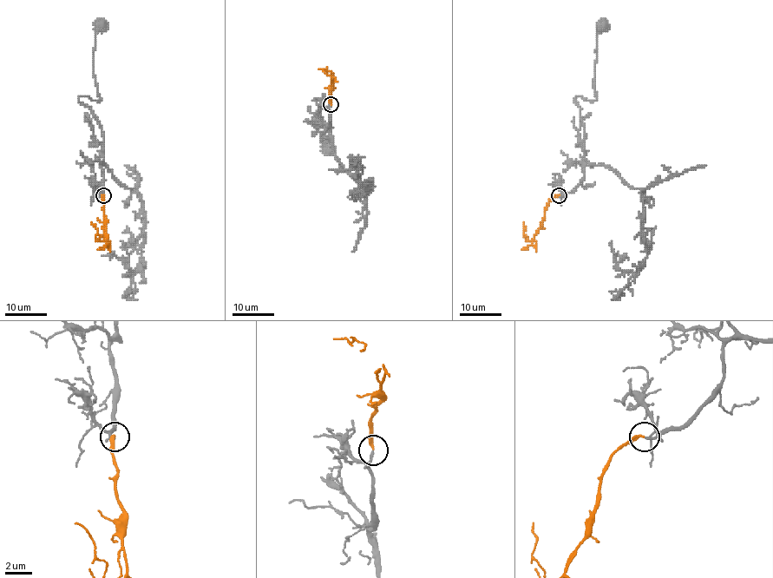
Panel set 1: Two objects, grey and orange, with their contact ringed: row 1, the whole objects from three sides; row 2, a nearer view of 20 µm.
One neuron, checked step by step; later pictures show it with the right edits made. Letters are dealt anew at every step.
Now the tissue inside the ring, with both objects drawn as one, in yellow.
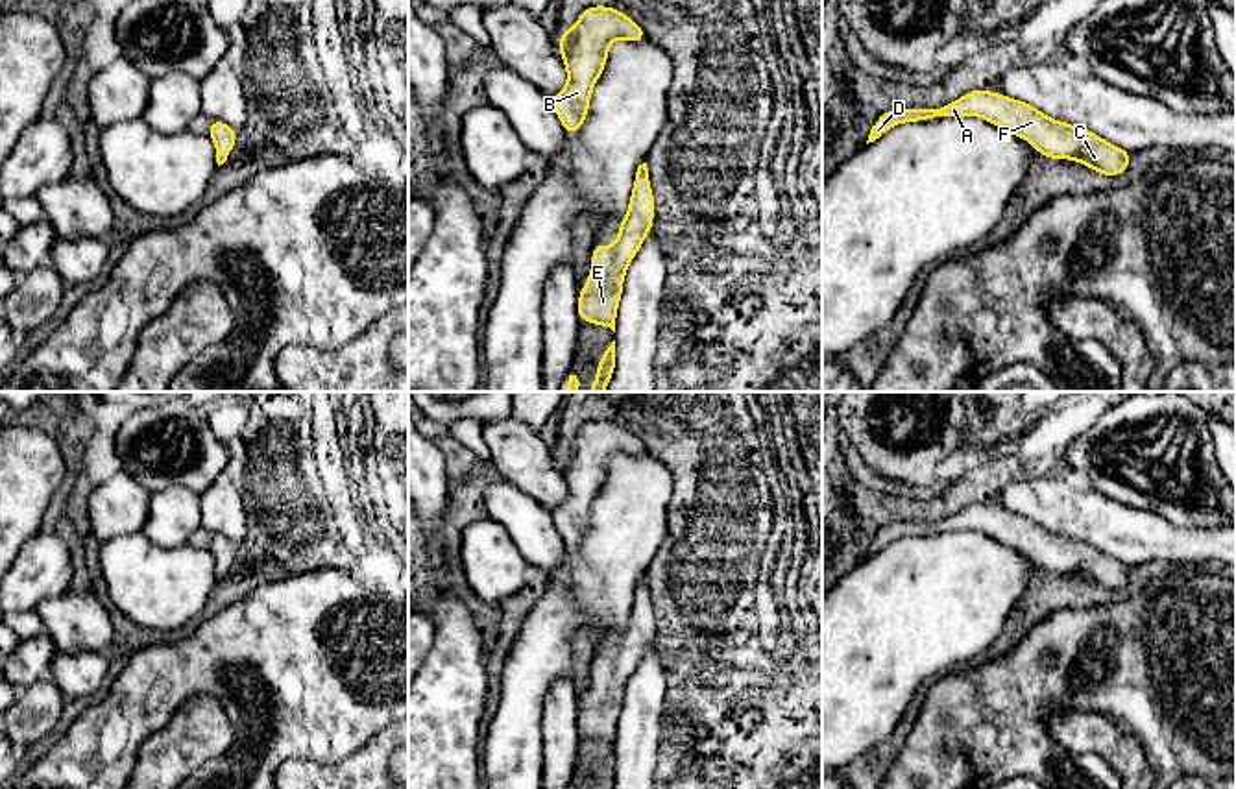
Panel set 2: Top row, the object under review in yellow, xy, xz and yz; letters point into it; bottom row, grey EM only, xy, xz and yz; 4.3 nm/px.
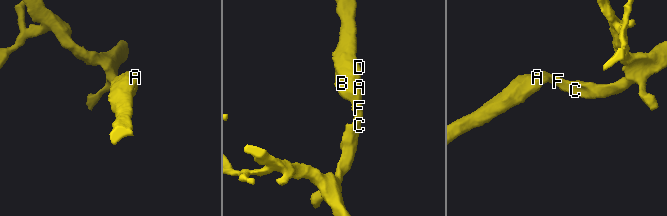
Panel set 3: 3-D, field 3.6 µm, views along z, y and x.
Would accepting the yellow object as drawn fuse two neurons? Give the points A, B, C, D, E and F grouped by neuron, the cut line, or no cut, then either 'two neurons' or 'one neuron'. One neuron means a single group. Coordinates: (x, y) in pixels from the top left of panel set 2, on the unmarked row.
A B C D E F; no cut; one neuron

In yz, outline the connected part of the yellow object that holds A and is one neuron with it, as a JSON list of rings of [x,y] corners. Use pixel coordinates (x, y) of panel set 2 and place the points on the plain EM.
[[[974,503],[959,514],[935,523],[889,523],[872,540],[866,558],[898,538],[946,530],[979,530],[1027,554],[1048,573],[1079,575],[1107,591],[1127,586],[1129,573],[1134,567],[1107,556],[1085,541],[1049,532],[1027,516],[983,503]]]

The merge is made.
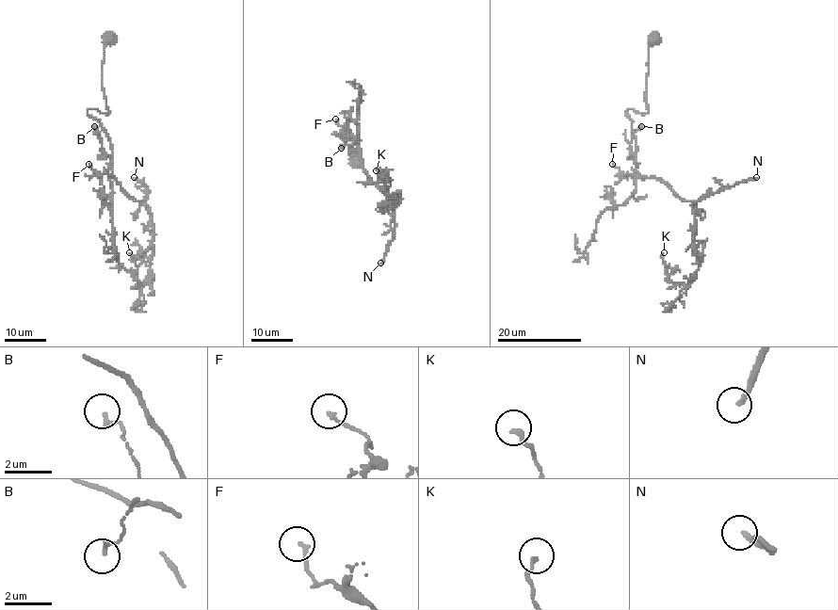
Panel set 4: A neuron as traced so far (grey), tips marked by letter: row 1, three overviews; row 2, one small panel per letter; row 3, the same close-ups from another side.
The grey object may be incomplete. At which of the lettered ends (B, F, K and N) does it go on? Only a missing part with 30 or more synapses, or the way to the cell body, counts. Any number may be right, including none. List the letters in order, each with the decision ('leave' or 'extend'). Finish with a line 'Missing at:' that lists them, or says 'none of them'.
B: leave
F: leave
K: leave
N: extend
Missing at: N

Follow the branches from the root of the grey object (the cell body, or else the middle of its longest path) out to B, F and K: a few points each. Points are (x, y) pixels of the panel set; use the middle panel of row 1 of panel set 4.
B: (361, 158), (360, 146), (354, 139), (348, 136), (341, 148)
F: (361, 158), (355, 136), (340, 126), (335, 119)
K: (361, 158), (367, 176), (389, 199), (399, 200), (397, 204), (384, 189), (383, 173), (376, 170)

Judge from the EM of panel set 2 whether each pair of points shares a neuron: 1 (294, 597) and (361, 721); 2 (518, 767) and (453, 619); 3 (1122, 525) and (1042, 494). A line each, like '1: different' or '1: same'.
1: same
2: different
3: same

